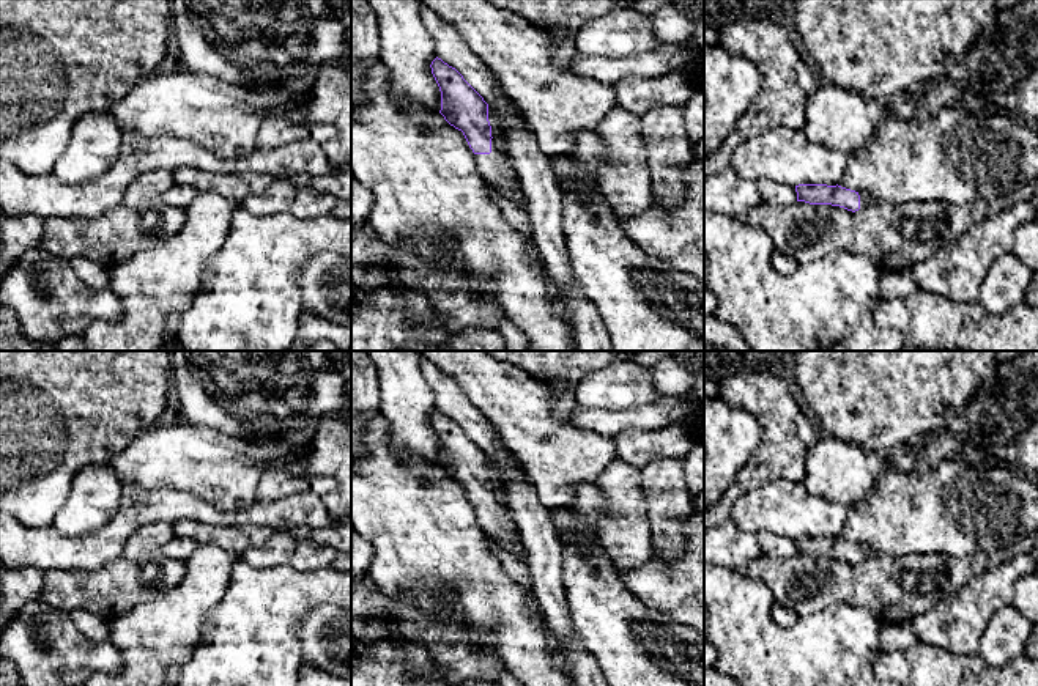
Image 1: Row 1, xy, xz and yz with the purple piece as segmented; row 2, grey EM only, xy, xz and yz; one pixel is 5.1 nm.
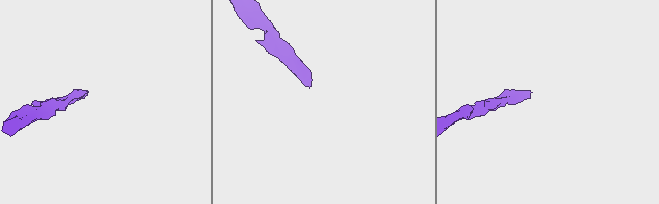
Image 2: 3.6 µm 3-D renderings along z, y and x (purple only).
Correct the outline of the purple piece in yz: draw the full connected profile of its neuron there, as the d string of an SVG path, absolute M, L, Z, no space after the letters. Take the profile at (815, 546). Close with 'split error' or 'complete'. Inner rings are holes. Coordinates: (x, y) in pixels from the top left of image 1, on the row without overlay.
M799 537L795 538L795 544L797 554L840 559L852 565L865 562L873 555L866 546L851 543L838 537Z | split error

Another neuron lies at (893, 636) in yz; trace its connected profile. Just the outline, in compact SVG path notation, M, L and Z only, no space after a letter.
M910 621L884 623L880 628L880 644L884 650L909 650L918 642Z

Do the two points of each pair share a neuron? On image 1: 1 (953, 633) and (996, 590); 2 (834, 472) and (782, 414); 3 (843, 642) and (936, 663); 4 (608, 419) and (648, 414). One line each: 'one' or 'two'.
1: one
2: two
3: two
4: one

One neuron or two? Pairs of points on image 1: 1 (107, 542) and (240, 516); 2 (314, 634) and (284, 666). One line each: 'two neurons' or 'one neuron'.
1: one neuron
2: two neurons

